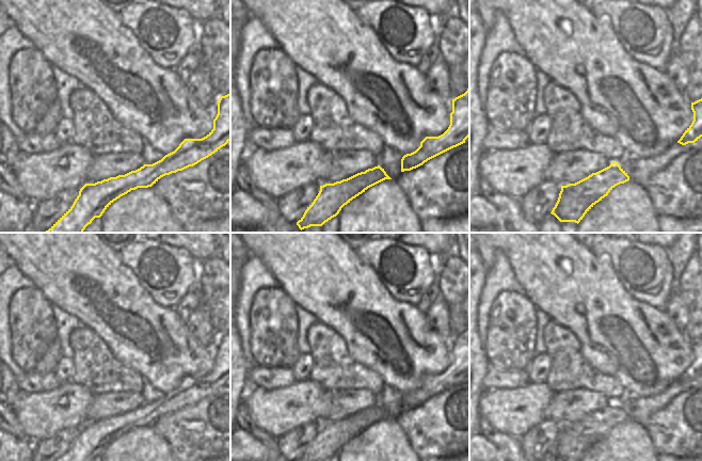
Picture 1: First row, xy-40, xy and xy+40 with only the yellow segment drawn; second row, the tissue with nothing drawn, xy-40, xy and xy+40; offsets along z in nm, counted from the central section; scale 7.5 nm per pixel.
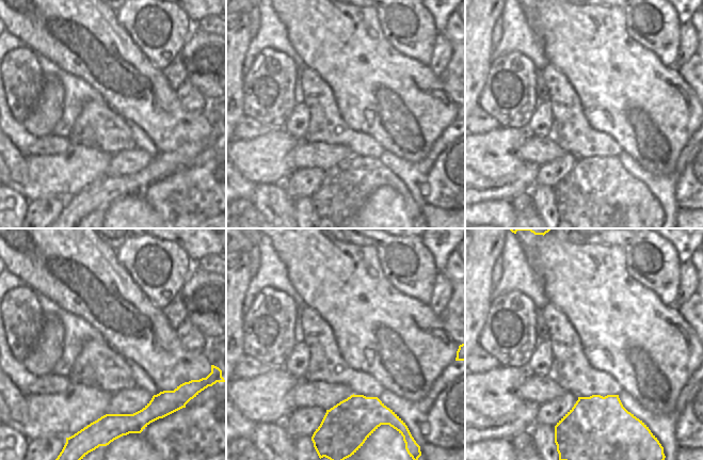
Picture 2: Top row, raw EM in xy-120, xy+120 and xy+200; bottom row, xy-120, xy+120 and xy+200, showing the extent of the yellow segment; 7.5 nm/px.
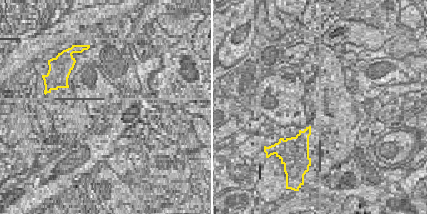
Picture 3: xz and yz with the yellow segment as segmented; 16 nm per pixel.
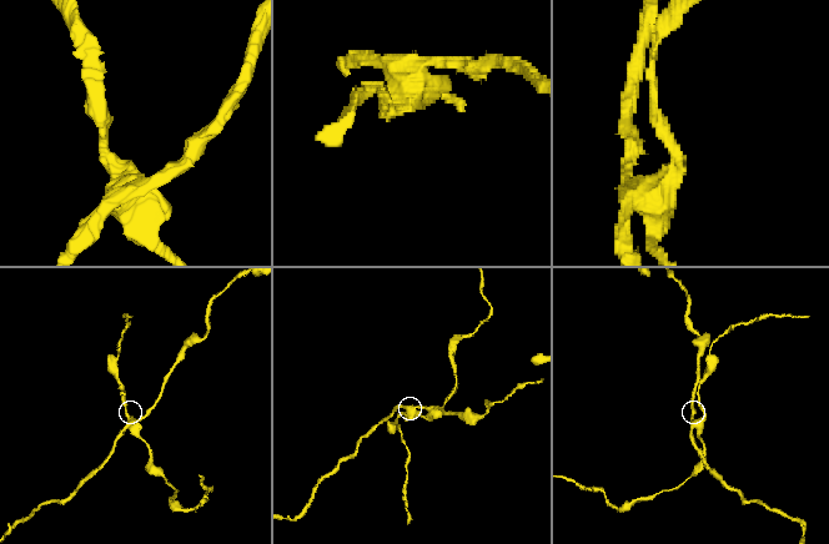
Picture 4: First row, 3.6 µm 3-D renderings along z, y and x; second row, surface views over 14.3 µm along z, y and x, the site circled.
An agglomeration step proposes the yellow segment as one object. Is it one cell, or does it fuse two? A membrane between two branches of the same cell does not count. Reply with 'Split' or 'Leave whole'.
Split

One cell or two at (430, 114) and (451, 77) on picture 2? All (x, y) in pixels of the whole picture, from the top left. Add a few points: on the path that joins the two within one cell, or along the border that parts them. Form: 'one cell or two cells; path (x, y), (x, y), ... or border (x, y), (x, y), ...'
two cells; border (438, 77), (443, 88), (453, 102)

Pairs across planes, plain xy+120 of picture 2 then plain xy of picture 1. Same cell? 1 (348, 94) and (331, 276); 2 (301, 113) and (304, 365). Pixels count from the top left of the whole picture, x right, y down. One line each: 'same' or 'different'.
1: same
2: same

